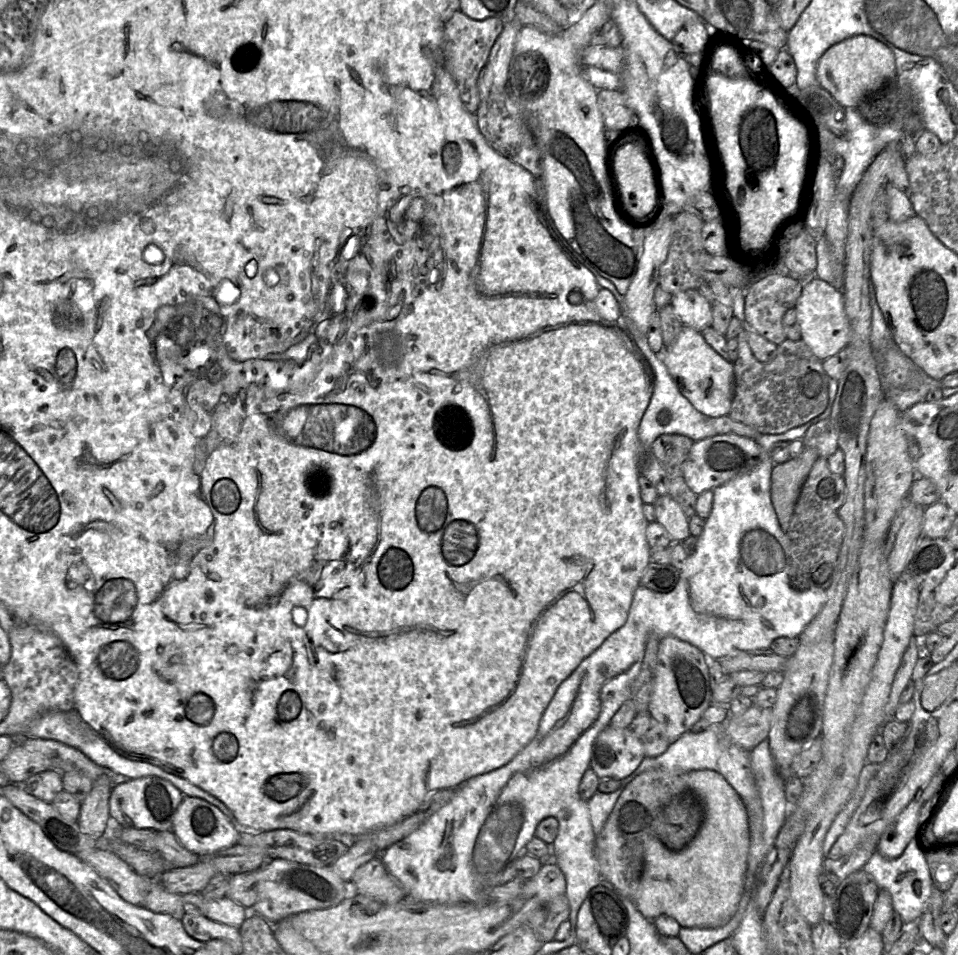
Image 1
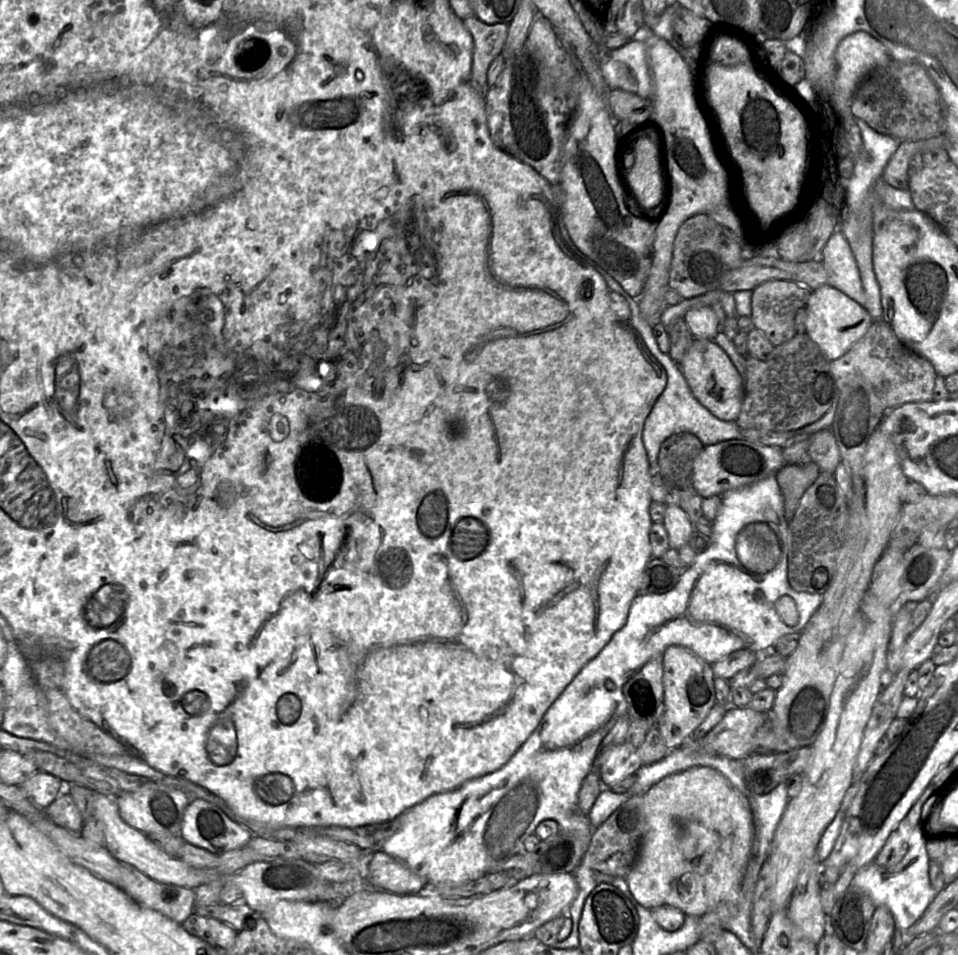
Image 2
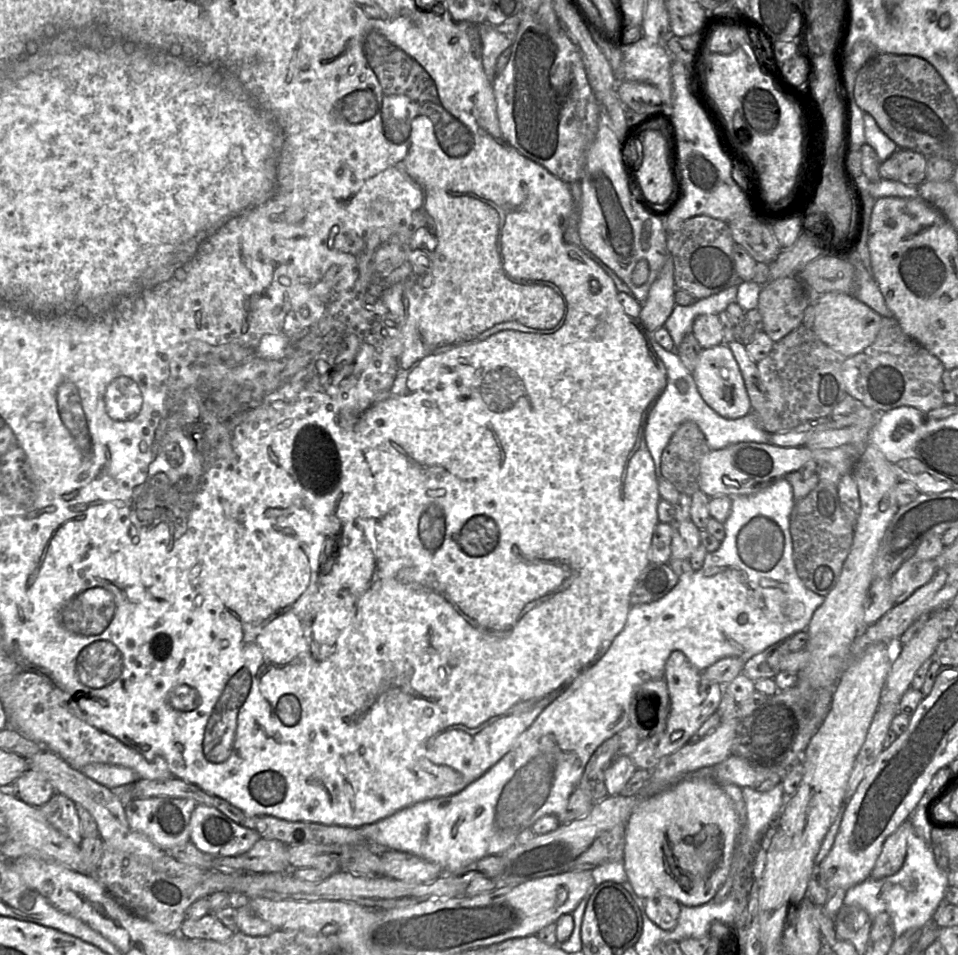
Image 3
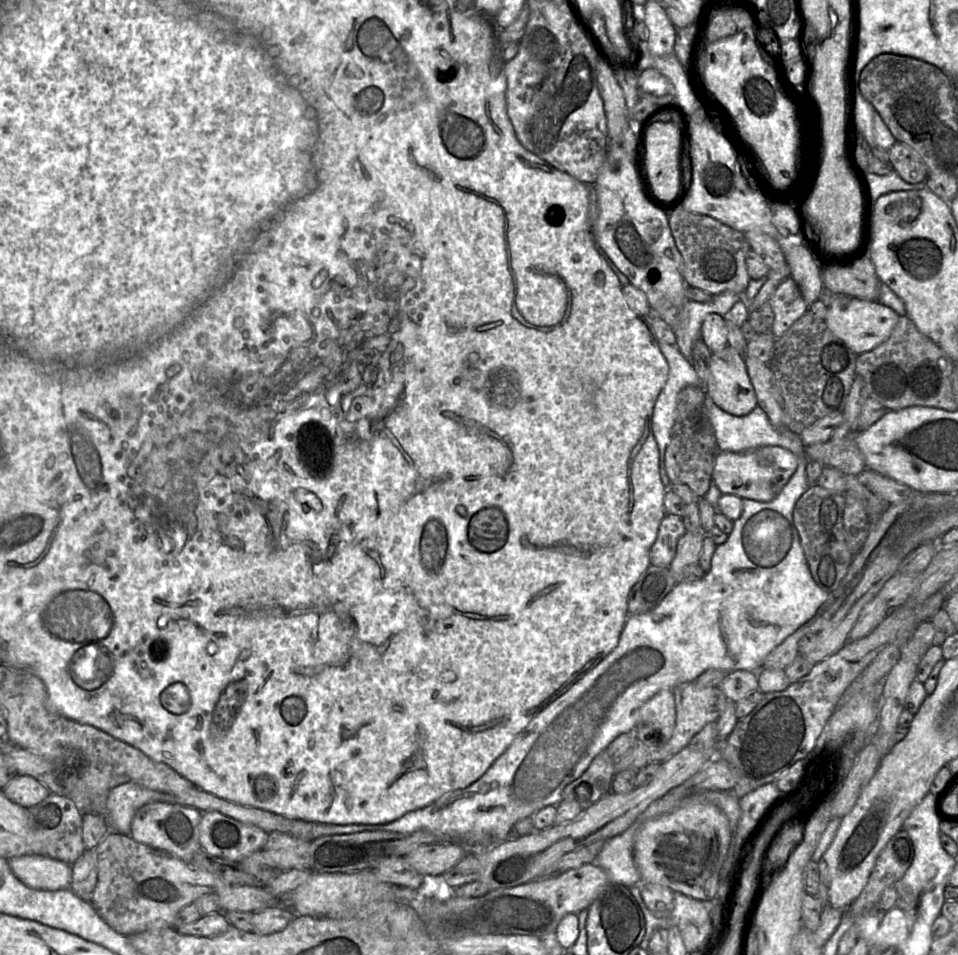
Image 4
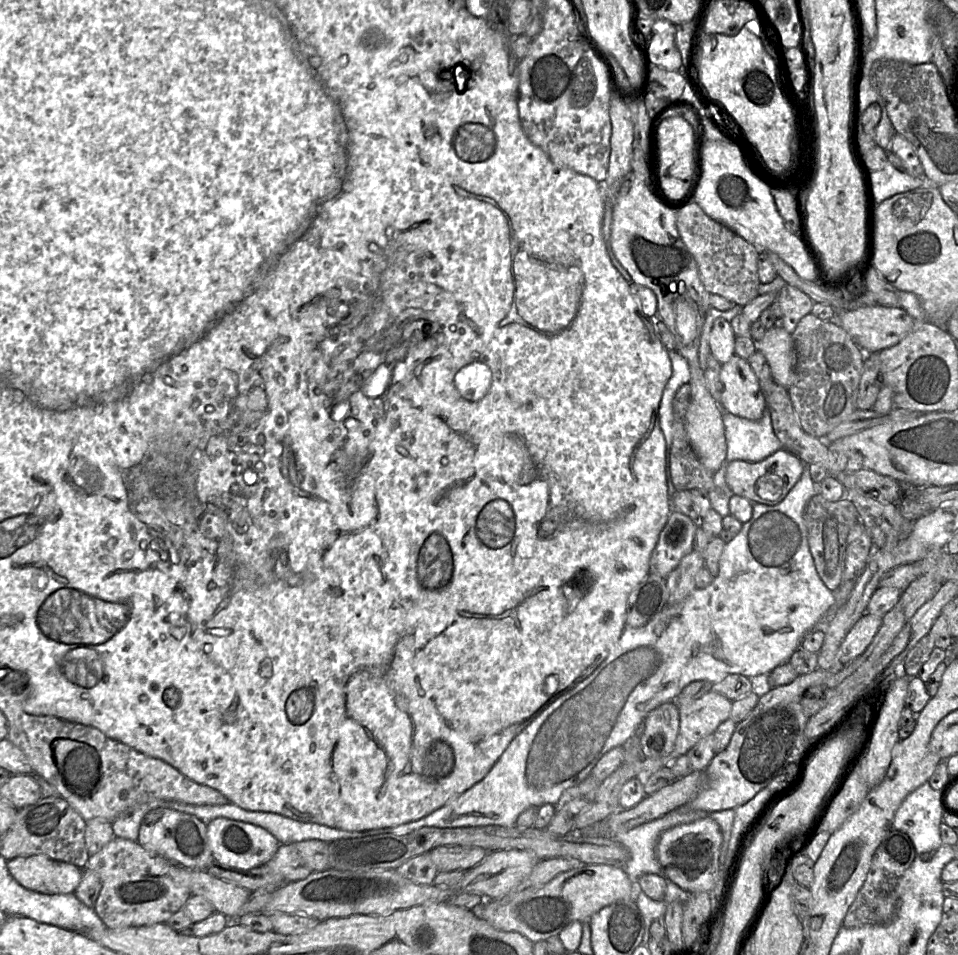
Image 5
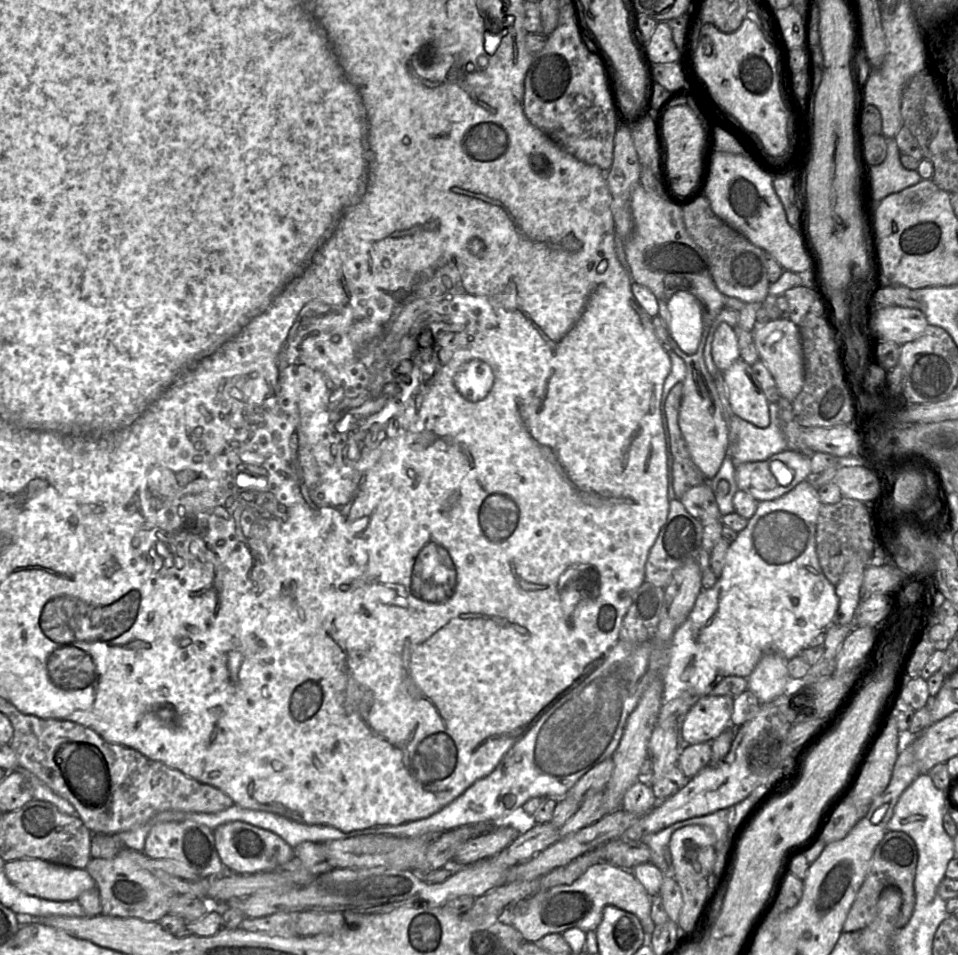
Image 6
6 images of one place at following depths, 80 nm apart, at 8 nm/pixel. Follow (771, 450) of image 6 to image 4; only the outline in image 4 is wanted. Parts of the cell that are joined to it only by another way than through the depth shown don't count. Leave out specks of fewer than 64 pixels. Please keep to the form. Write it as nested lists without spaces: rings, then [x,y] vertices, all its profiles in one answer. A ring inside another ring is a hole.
[[[705,397],[703,403],[704,417],[709,423],[716,439],[718,451],[742,452],[761,446],[781,446],[798,455],[805,457],[802,442],[796,436],[792,438],[782,435],[770,423],[767,414],[759,406],[755,407],[748,415],[734,416],[720,409],[710,398]]]

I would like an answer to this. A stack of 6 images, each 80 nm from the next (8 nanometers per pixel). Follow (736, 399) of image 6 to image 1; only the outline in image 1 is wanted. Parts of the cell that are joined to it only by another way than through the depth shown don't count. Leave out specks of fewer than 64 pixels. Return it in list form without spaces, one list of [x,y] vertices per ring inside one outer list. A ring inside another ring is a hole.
[[[683,326],[676,341],[661,354],[663,364],[679,390],[701,413],[710,417],[728,416],[734,390],[734,365],[717,353],[693,328]]]

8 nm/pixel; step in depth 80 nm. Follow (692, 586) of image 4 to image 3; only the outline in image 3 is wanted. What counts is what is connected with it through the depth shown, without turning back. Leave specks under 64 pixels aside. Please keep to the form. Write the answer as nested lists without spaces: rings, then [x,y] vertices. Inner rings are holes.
[[[782,478],[755,494],[732,496],[730,498],[732,501],[731,513],[723,523],[725,537],[716,551],[707,553],[702,568],[680,576],[677,584],[661,599],[648,604],[630,606],[623,629],[613,640],[605,654],[590,668],[581,673],[560,696],[538,715],[534,722],[519,735],[509,752],[484,775],[458,793],[417,802],[382,820],[357,827],[366,842],[372,847],[406,852],[436,863],[442,868],[443,874],[451,874],[486,856],[501,855],[515,845],[520,832],[531,827],[540,817],[552,814],[560,819],[565,814],[569,797],[576,789],[591,756],[605,740],[629,726],[629,708],[634,692],[647,681],[664,678],[665,664],[671,652],[681,651],[692,665],[704,672],[709,666],[726,657],[740,657],[746,662],[768,647],[806,630],[814,612],[824,603],[825,596],[808,589],[796,572],[790,533],[790,515],[796,503],[791,484],[785,478]]]

